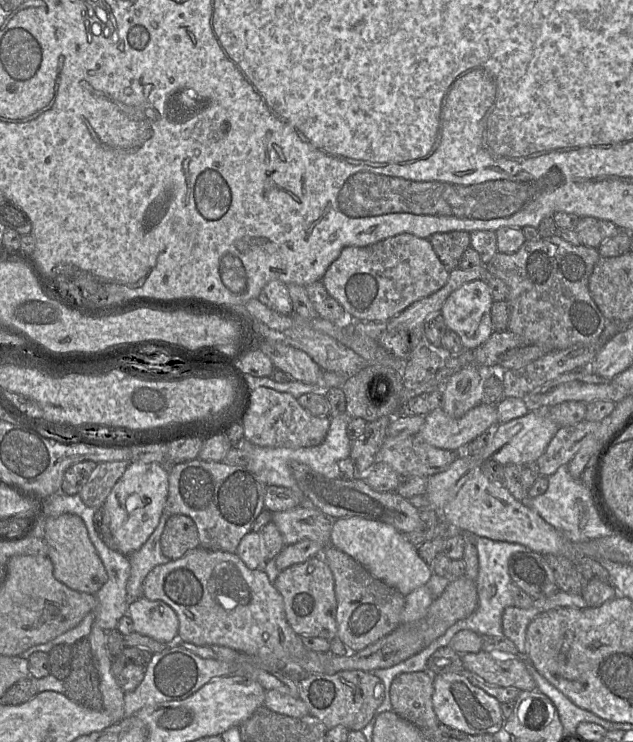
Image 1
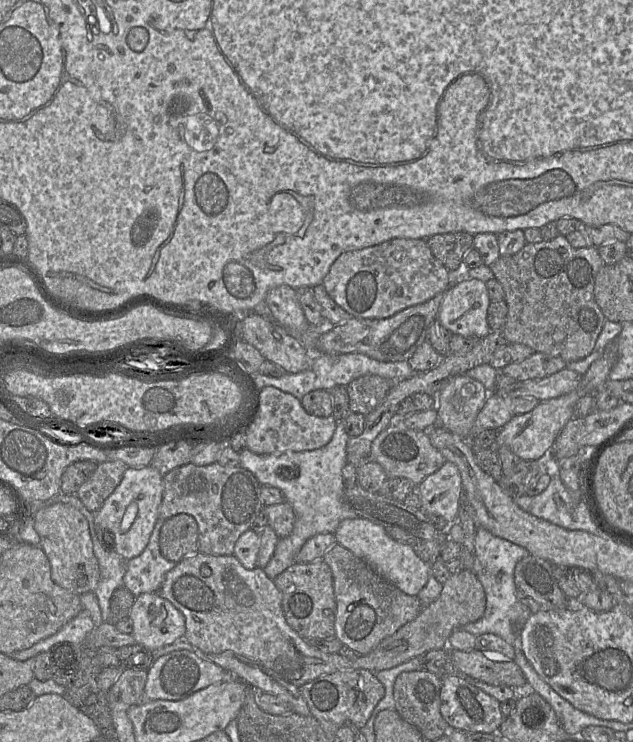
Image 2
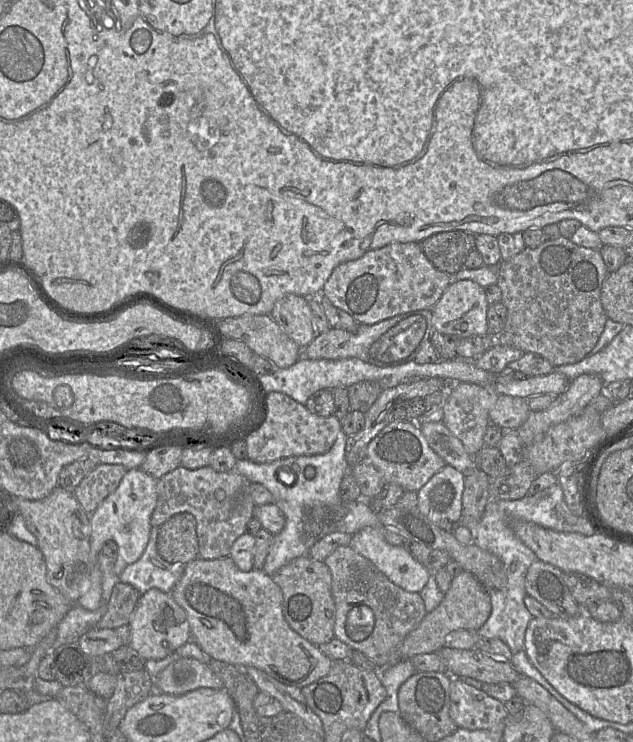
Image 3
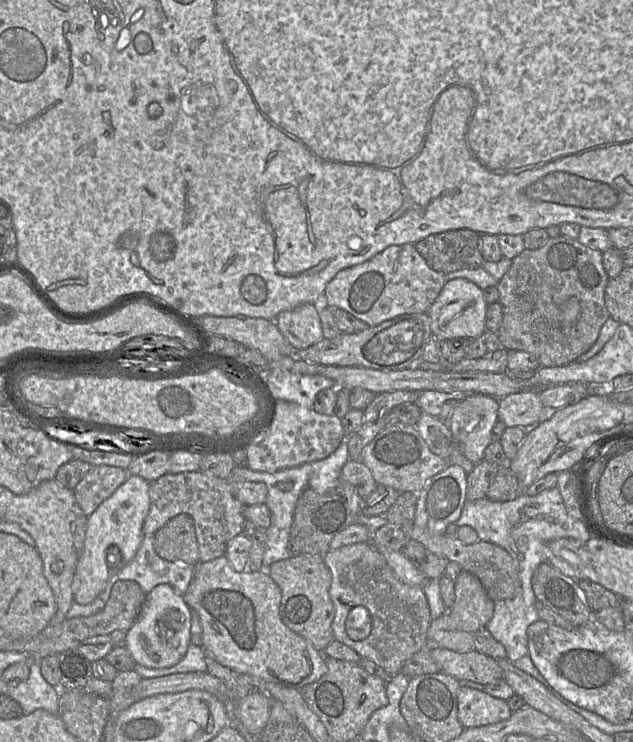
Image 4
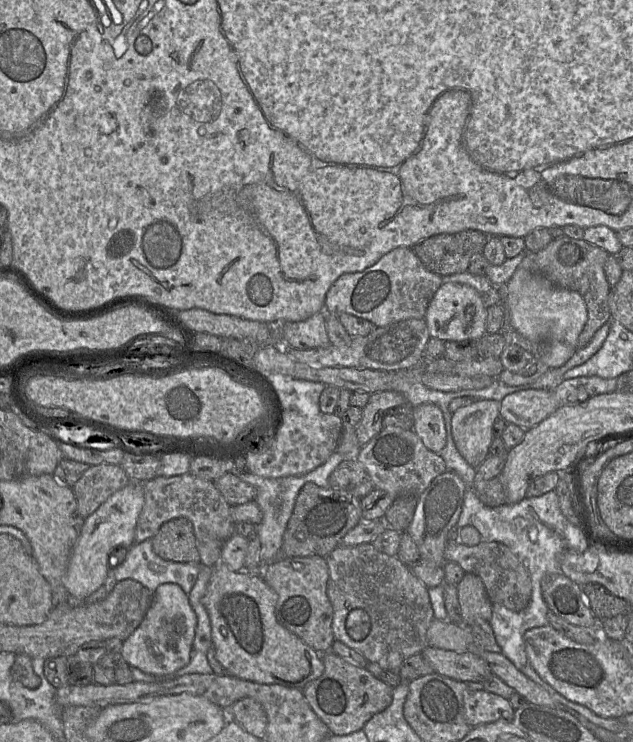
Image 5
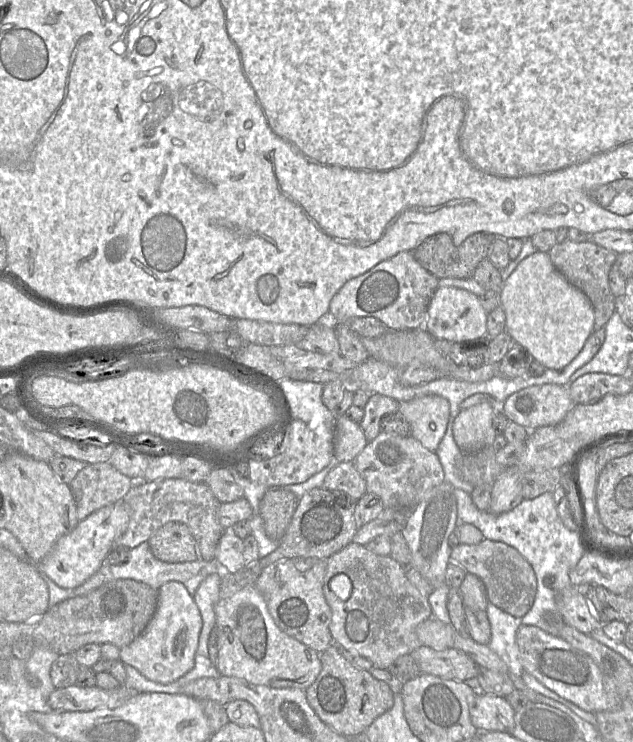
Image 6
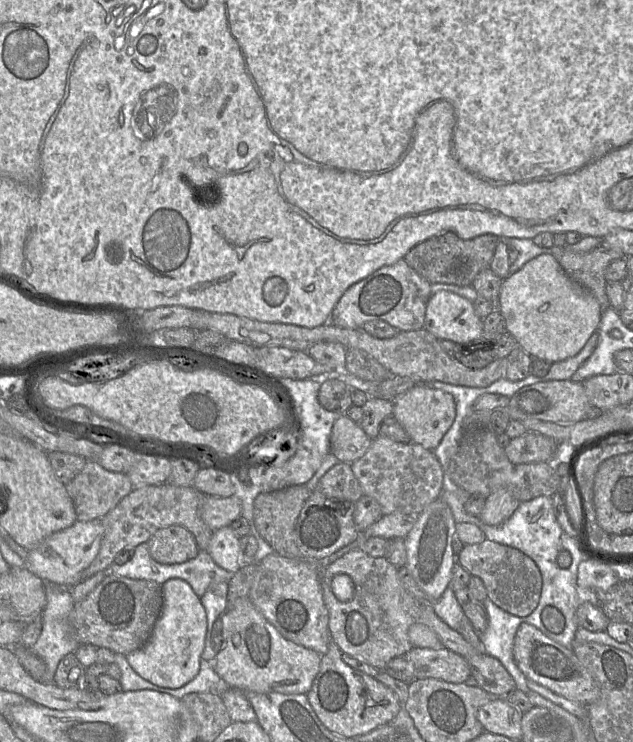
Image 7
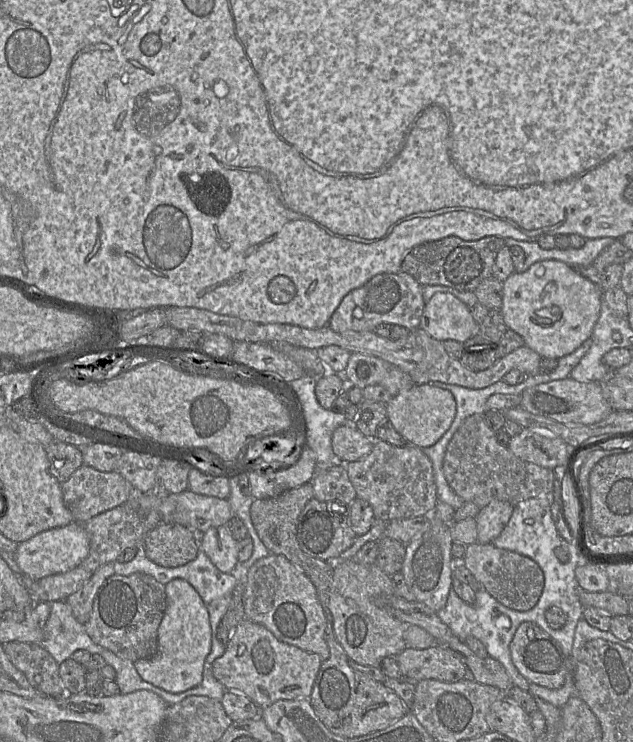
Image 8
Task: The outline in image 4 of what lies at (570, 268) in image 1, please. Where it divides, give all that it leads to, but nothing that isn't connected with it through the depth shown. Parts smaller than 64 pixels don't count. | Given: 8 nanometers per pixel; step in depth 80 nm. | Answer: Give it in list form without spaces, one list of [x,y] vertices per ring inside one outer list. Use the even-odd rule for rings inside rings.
[[[563,235],[550,238],[540,248],[524,249],[512,259],[509,270],[497,284],[498,302],[501,305],[503,320],[496,333],[502,346],[509,350],[531,353],[544,367],[564,366],[574,362],[580,355],[587,352],[598,339],[600,330],[610,314],[605,304],[605,289],[609,277],[603,266],[603,253],[581,244],[577,239]],[[571,297],[579,301],[581,312],[573,325],[562,323],[560,305]]]

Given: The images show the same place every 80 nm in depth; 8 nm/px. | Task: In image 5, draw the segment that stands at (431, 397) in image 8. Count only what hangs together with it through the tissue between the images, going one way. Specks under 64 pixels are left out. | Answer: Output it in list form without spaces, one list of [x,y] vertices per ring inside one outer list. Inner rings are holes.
[[[432,403],[414,407],[413,430],[427,449],[439,454],[446,445],[446,428],[441,409]]]

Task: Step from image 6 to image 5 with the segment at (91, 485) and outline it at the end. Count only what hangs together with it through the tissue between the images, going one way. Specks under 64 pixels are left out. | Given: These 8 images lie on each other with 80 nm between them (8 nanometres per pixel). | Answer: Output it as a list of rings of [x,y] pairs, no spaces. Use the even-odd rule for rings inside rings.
[[[120,465],[90,466],[71,487],[77,502],[78,513],[84,519],[87,518],[129,482],[130,478]]]

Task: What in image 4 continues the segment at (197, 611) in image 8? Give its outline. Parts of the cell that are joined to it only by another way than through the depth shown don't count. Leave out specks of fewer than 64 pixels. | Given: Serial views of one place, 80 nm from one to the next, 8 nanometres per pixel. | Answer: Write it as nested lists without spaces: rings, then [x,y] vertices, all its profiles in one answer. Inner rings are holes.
[[[159,584],[147,595],[133,626],[126,635],[126,648],[139,665],[168,668],[176,665],[190,644],[192,609],[170,584]]]

